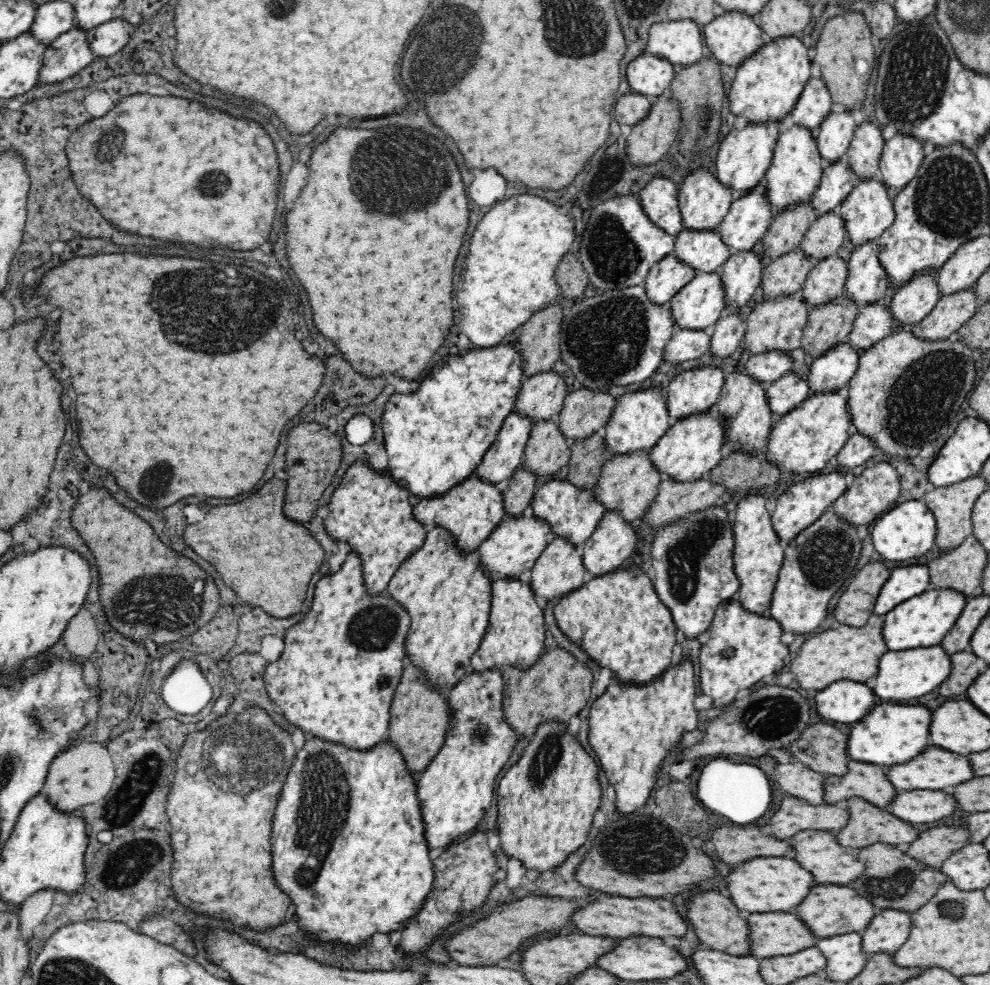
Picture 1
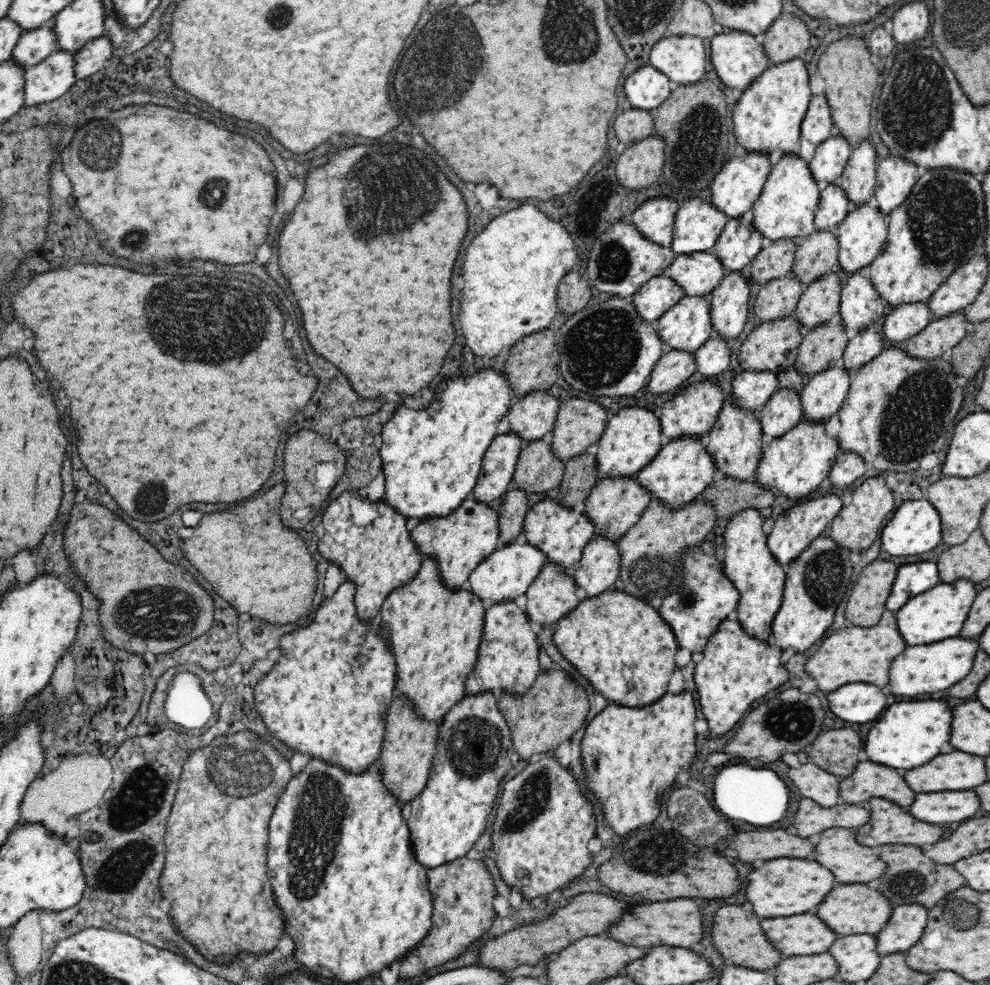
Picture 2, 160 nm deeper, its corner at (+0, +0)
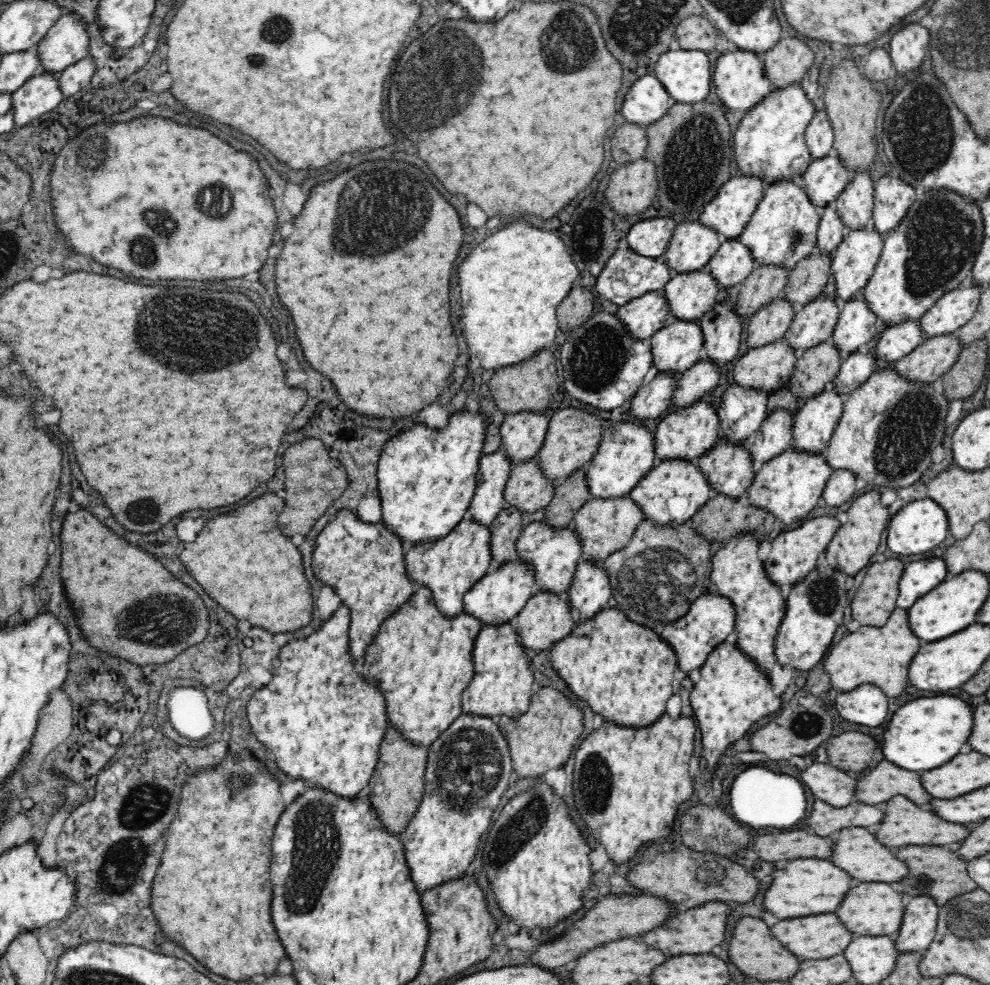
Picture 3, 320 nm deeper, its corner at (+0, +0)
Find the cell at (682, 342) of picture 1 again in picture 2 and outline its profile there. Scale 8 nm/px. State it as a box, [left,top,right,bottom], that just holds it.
[643,351,696,396]

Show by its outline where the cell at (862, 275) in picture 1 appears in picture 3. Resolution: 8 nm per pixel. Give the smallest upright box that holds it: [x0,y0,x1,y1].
[830,297,876,359]

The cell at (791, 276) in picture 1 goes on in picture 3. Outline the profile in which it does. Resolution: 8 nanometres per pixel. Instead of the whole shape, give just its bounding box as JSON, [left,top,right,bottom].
[748,297,796,351]

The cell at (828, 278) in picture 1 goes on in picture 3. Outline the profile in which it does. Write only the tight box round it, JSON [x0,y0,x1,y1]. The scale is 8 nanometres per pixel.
[783,295,841,356]

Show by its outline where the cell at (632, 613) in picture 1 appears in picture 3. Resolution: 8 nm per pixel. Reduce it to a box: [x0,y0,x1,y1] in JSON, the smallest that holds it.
[549,608,679,729]

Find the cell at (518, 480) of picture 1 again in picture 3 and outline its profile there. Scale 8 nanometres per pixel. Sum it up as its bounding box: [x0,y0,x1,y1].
[490,506,522,567]

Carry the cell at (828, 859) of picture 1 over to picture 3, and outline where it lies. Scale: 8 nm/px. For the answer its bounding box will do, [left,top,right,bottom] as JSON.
[832,828,908,882]

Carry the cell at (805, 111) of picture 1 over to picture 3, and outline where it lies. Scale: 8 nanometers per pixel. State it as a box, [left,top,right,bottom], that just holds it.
[805,111,834,160]

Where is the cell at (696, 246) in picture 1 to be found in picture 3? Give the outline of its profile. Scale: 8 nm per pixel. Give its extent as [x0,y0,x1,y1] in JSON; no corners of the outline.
[662,270,719,324]

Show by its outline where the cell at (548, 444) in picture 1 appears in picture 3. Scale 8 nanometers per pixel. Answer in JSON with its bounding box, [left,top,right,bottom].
[504,459,555,512]

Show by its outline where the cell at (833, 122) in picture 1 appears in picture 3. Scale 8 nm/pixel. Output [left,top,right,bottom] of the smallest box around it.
[802,154,851,208]

